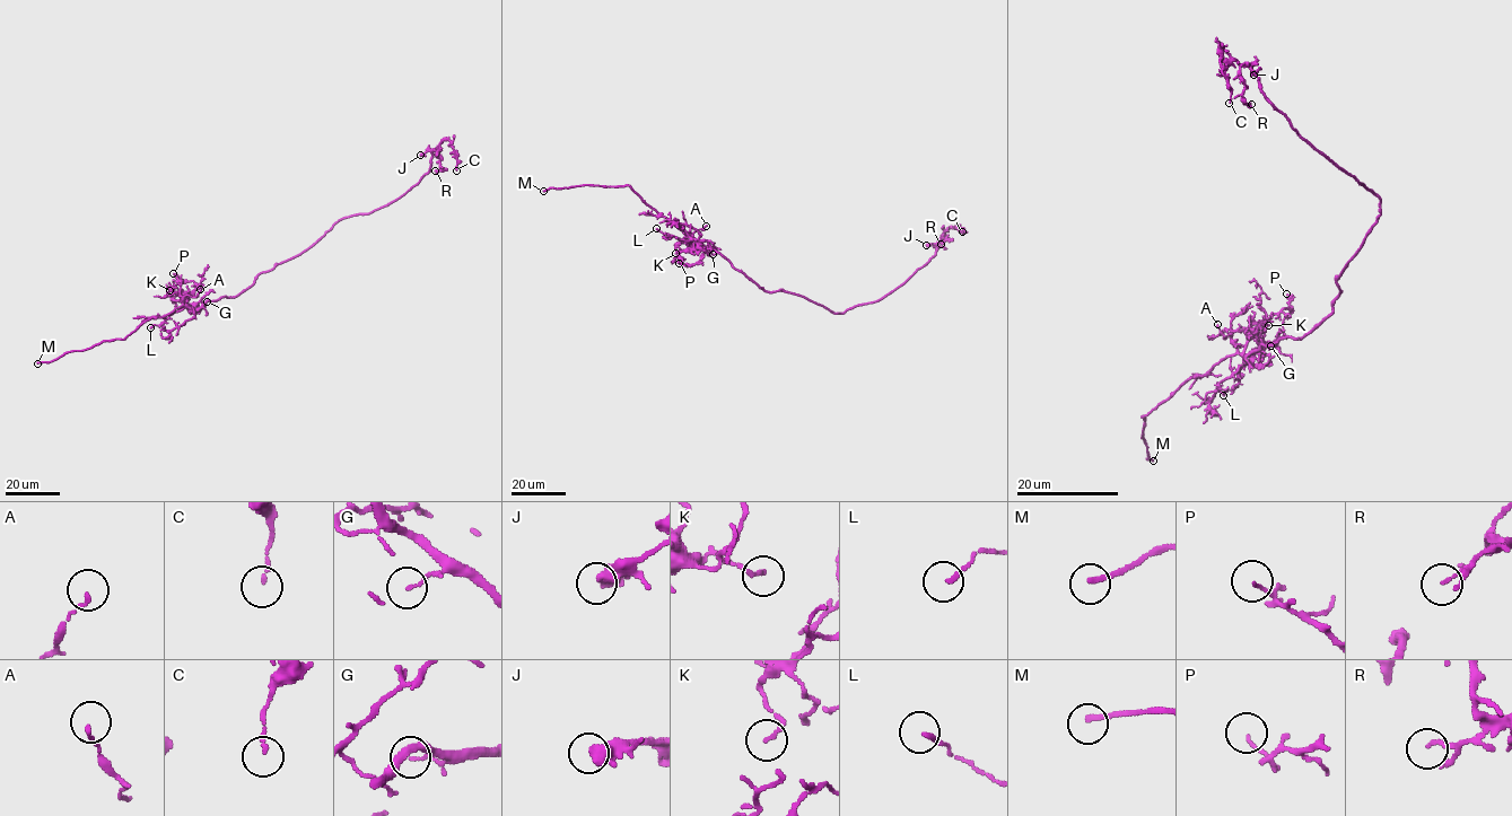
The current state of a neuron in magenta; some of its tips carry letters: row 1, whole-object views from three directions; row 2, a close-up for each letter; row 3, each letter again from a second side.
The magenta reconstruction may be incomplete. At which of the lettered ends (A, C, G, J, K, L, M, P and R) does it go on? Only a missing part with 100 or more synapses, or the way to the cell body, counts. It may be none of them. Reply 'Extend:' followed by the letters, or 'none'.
Extend: M

